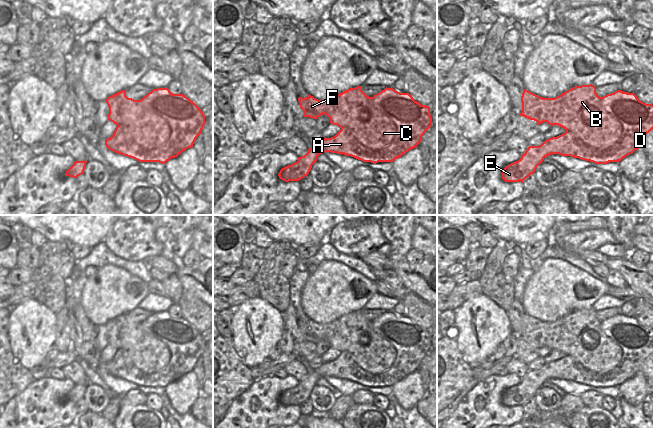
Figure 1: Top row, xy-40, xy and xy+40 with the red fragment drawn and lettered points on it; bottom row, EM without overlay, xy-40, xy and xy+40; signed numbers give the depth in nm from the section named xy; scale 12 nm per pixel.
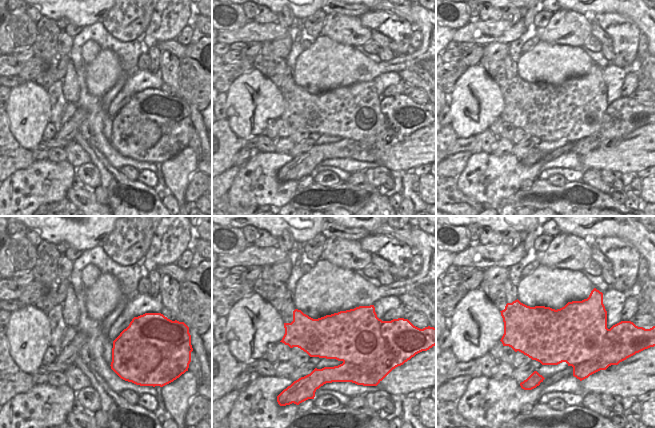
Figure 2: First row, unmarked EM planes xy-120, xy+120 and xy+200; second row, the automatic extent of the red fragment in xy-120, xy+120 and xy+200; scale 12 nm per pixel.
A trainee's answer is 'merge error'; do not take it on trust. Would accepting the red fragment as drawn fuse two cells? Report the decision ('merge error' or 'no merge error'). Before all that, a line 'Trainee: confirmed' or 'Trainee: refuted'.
Trainee: confirmed
merge error

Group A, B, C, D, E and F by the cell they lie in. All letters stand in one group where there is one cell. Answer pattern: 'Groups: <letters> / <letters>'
Groups: A D E / B C F

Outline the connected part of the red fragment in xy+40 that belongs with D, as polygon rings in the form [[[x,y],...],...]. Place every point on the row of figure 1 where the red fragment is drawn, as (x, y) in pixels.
[[[621,90],[603,96],[601,105],[622,125],[622,135],[614,145],[597,149],[567,130],[557,137],[545,140],[539,146],[529,146],[518,161],[502,170],[502,179],[506,182],[523,183],[536,171],[544,158],[551,154],[607,164],[619,162],[639,149],[642,139],[653,129],[653,105],[640,101],[634,93]]]

